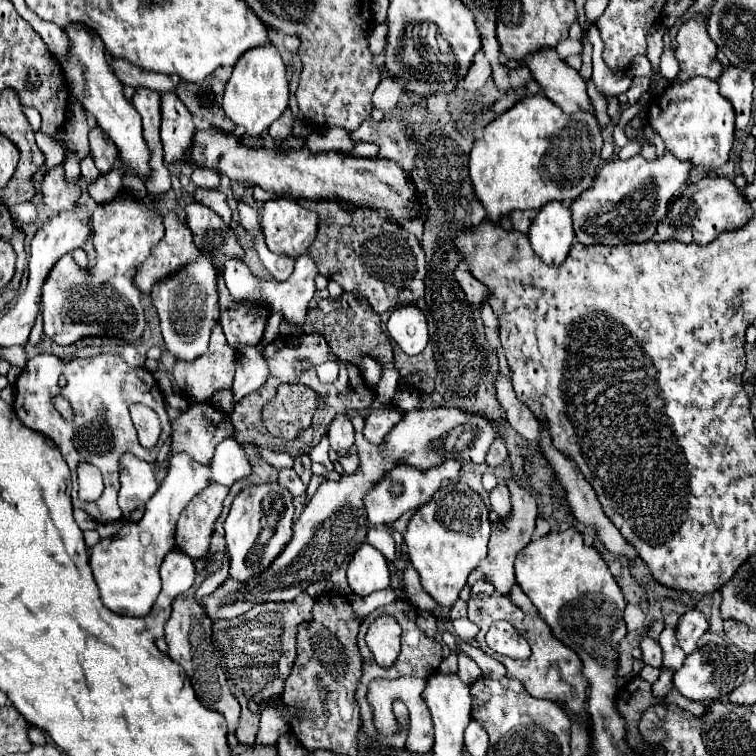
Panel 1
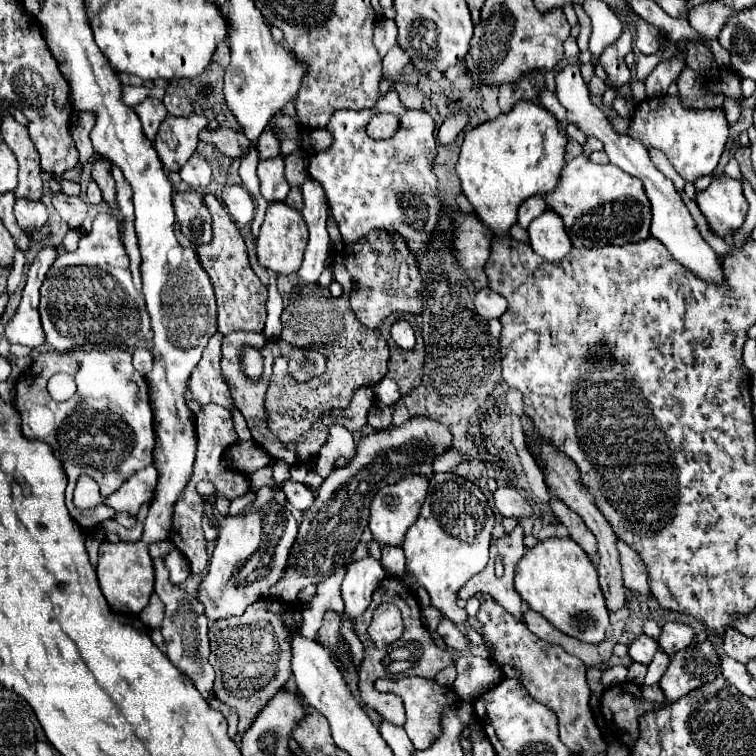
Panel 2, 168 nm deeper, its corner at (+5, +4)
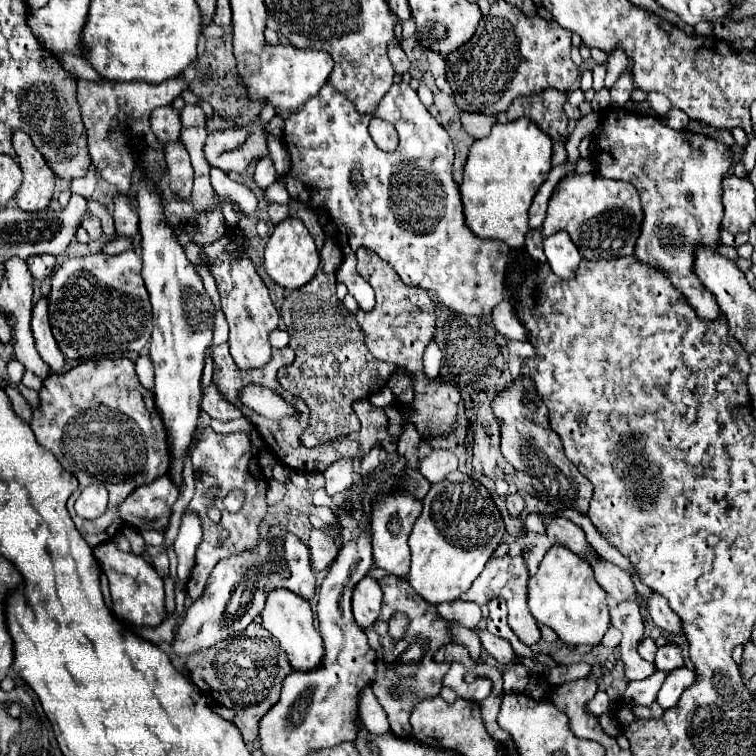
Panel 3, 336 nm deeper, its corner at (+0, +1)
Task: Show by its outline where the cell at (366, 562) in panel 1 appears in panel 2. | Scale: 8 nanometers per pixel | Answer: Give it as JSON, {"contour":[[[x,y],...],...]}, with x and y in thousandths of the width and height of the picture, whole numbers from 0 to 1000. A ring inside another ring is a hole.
{"contour":[[[481,737],[466,742],[458,750],[458,761],[452,769],[452,792],[455,792],[455,811],[460,816],[476,816],[492,795],[492,784],[508,766],[508,753],[500,739]]]}

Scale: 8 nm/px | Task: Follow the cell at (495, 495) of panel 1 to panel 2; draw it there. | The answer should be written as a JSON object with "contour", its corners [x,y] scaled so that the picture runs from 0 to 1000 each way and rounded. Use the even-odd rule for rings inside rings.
{"contour":[[[661,642],[653,652],[653,665],[656,673],[661,676],[664,684],[680,684],[680,687],[690,687],[696,681],[704,681],[704,671],[698,668],[698,663],[675,642]]]}

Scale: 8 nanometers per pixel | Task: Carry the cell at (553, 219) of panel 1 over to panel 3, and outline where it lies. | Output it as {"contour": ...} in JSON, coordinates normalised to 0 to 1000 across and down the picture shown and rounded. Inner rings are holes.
{"contour":[[[734,307],[731,312],[718,317],[721,339],[729,352],[729,357],[739,368],[761,368],[763,352],[769,347],[769,336],[763,325],[755,320],[750,307]]]}

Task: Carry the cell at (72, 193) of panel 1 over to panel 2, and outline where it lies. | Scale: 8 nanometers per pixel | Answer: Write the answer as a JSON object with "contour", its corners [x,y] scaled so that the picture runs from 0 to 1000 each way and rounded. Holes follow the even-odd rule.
{"contour":[[[69,255],[69,274],[95,303],[103,303],[116,284],[116,271],[106,261],[93,261],[87,255]]]}

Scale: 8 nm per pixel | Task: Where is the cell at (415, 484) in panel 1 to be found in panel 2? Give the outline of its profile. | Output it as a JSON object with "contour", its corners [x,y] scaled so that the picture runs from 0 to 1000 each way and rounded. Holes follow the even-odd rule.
{"contour":[[[540,628],[540,631],[529,634],[526,639],[508,642],[497,652],[497,657],[489,668],[489,692],[487,692],[495,716],[516,718],[516,721],[532,718],[537,700],[553,687],[556,671],[563,660],[563,652],[566,652],[566,639],[569,639],[569,631],[563,631],[563,628]]]}

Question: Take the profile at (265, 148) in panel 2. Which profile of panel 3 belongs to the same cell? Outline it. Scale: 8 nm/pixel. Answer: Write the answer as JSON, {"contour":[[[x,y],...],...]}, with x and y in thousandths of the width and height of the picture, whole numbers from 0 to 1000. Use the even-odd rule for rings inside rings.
{"contour":[[[345,209],[345,212],[340,214],[340,220],[337,220],[337,233],[335,233],[340,249],[351,251],[353,246],[358,246],[358,243],[364,241],[364,235],[366,235],[366,228],[364,228],[364,222],[361,222],[358,209]]]}

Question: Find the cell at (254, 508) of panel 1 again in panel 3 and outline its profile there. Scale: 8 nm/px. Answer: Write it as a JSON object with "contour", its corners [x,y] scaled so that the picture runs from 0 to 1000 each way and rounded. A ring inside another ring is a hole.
{"contour":[[[361,698],[335,730],[321,730],[287,743],[269,786],[253,799],[239,825],[231,831],[226,860],[234,868],[250,868],[284,854],[308,836],[324,833],[335,817],[345,812],[353,786],[364,778],[380,778],[403,794],[411,794],[419,780],[409,725],[385,704],[366,704],[366,698]]]}

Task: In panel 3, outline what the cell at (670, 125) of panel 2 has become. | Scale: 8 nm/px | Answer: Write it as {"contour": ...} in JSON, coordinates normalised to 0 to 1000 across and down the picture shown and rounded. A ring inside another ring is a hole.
{"contour":[[[806,143],[792,151],[792,167],[784,177],[787,185],[787,214],[790,228],[798,235],[808,238],[824,238],[835,241],[848,262],[851,272],[851,294],[848,294],[848,315],[843,315],[840,323],[840,341],[848,347],[856,347],[858,352],[880,360],[880,365],[888,370],[888,376],[906,389],[906,397],[911,397],[911,405],[922,413],[925,421],[943,426],[951,421],[951,402],[943,394],[943,389],[927,376],[922,362],[917,360],[919,352],[919,328],[922,325],[951,325],[951,304],[954,304],[954,288],[956,288],[956,272],[954,272],[954,238],[962,230],[970,201],[956,193],[948,185],[933,183],[927,177],[914,175],[896,175],[882,169],[869,153],[858,151],[840,151],[827,143]]]}

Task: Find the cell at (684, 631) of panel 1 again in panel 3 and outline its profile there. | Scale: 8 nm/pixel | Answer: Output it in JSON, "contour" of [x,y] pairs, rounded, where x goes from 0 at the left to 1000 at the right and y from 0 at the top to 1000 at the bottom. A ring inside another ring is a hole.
{"contour":[[[880,852],[877,857],[869,860],[869,868],[866,868],[866,884],[874,886],[874,889],[888,889],[893,884],[901,884],[903,881],[903,865],[901,865],[901,857],[893,854],[893,852]]]}

